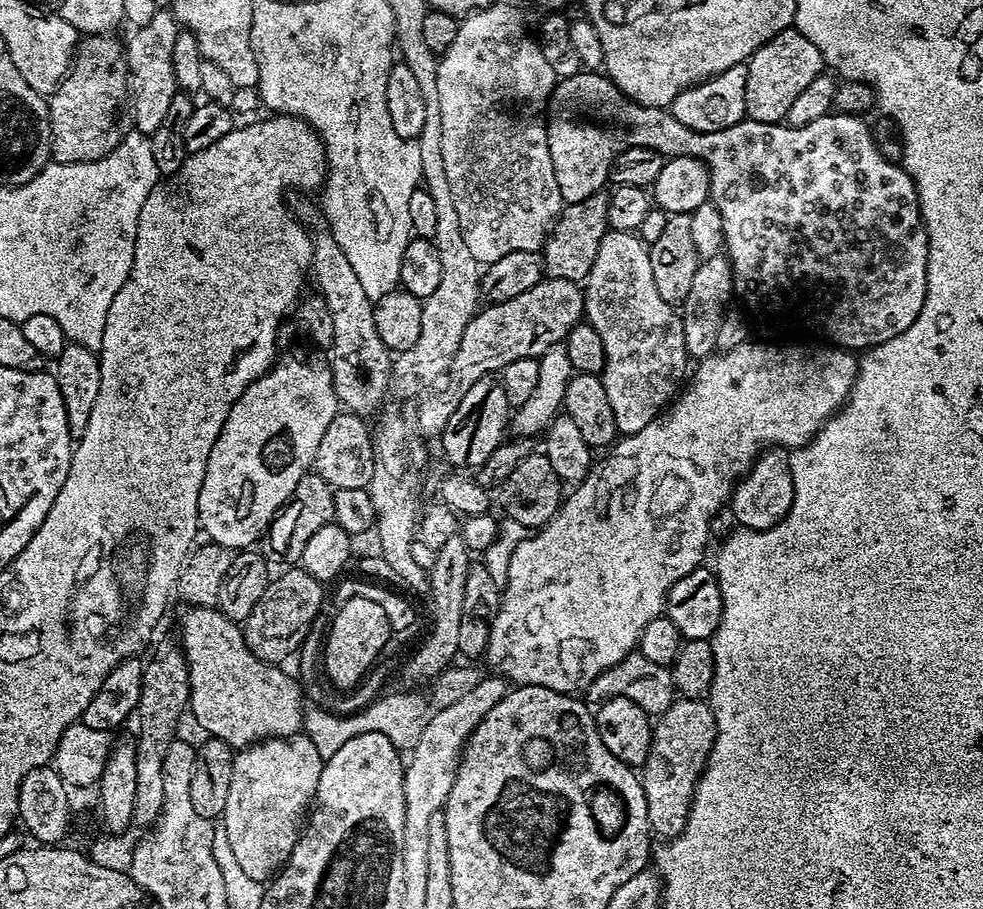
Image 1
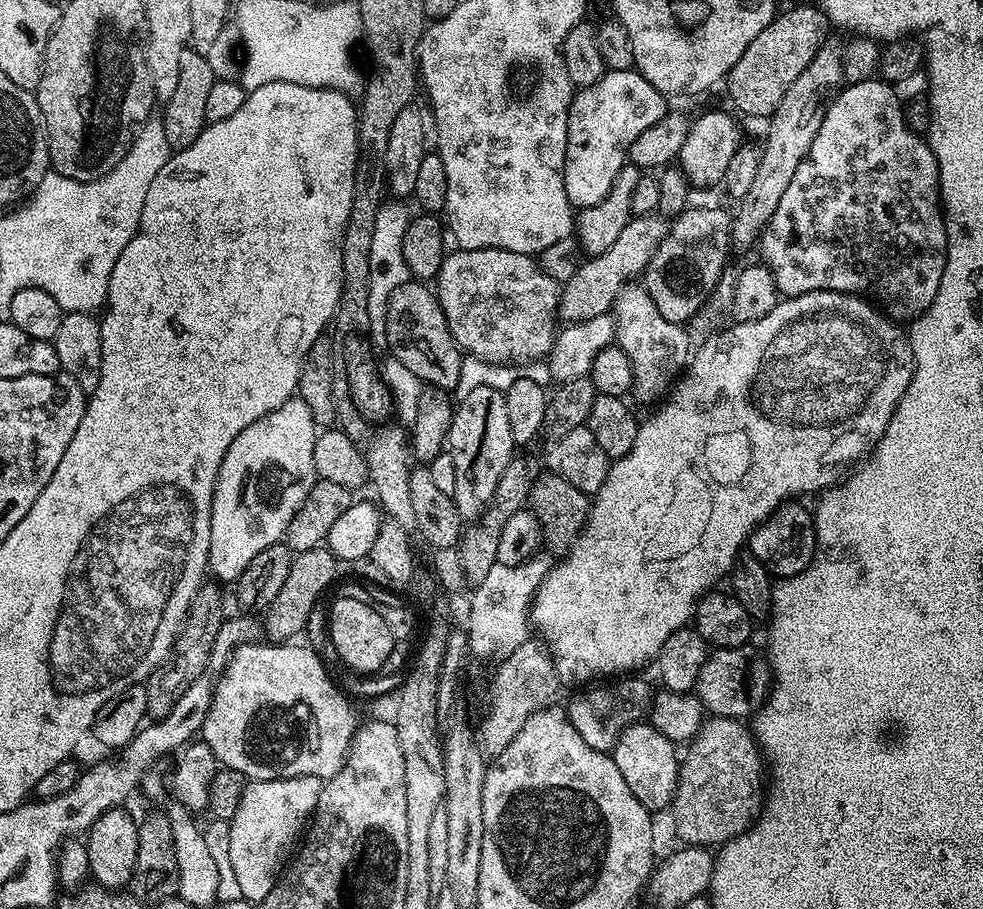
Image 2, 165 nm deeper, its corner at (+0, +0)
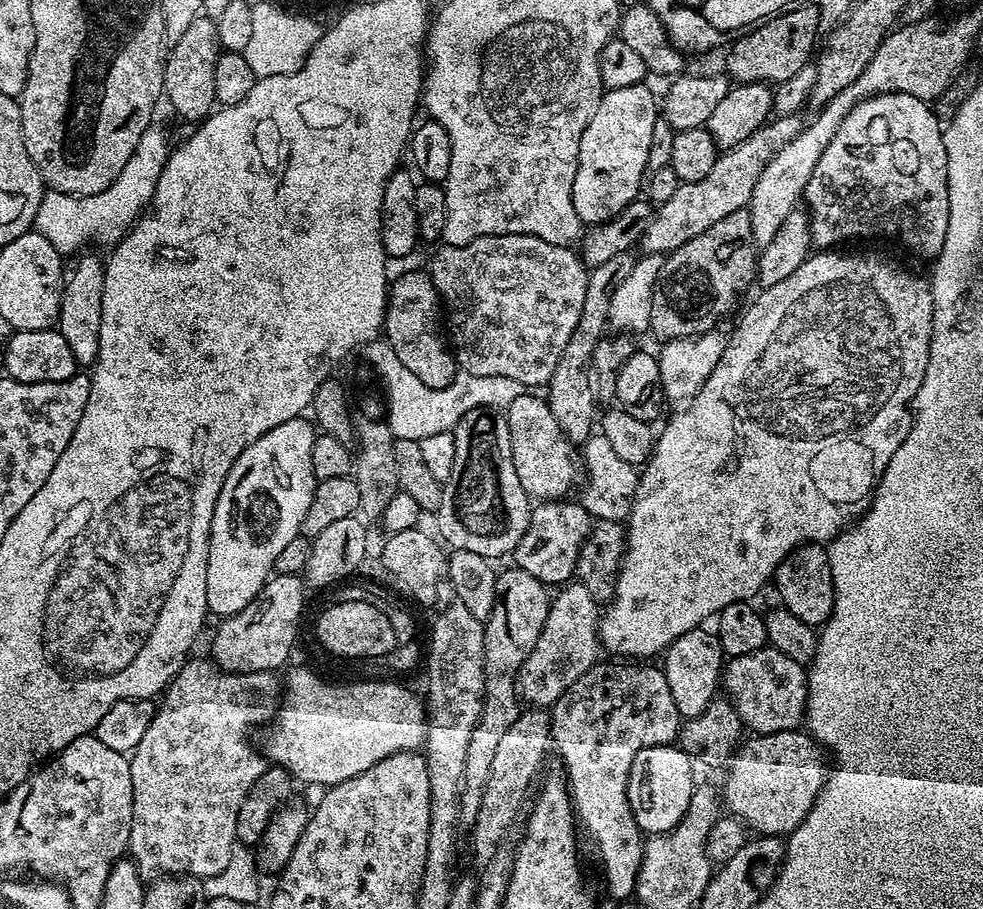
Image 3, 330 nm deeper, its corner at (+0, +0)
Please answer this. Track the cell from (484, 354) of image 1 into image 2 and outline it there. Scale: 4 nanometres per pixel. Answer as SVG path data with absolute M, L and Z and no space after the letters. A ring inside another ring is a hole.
M660 214L632 216L614 244L605 253L585 259L576 269L574 278L570 278L563 285L560 297L563 319L565 316L565 321L577 322L607 313L615 305L626 285L635 281L648 267L650 258L654 258L654 250L658 250L662 238L666 238L669 227L669 221Z

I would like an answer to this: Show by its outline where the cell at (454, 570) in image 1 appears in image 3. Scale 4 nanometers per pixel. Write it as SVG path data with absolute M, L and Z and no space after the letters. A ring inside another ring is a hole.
M619 252L610 258L610 262L602 262L602 266L591 269L586 282L586 298L582 301L582 314L578 317L578 326L574 326L574 334L570 334L570 342L562 349L562 358L558 358L558 366L554 366L554 374L546 385L546 399L554 418L564 431L571 444L582 446L593 435L594 425L598 420L598 396L590 379L594 346L605 339L610 314L610 300L614 290L625 281L630 274L634 256L632 252Z

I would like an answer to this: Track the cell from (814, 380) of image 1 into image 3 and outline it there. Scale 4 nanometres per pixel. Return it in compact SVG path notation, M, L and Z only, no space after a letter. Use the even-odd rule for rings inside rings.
M820 250L820 251L817 251L817 252L816 252L816 253L815 253L815 254L812 254L812 255L809 255L809 258L808 258L808 260L807 260L807 261L806 261L806 262L802 262L802 266L798 266L798 270L794 270L794 274L790 274L790 278L786 278L786 279L785 279L785 280L783 280L783 281L782 281L782 282L778 282L778 286L770 286L770 287L769 287L769 288L766 288L766 289L763 289L763 291L761 291L761 292L760 292L760 293L759 293L759 294L760 294L760 295L761 295L761 296L760 296L760 297L758 297L758 298L757 298L757 300L756 300L756 301L754 301L754 302L753 302L753 304L752 304L752 305L750 305L750 306L749 306L749 308L748 308L748 309L746 309L746 310L745 310L745 312L744 312L744 317L742 317L742 318L741 318L741 320L740 320L740 325L738 325L738 326L737 326L737 328L736 328L736 329L734 329L734 330L733 330L733 329L731 329L731 332L730 332L730 335L729 335L729 338L728 338L728 345L727 345L727 346L726 346L726 350L725 350L725 351L724 351L724 353L723 353L723 354L722 354L722 358L721 358L721 359L720 359L720 361L719 361L719 362L718 362L718 366L714 366L714 370L713 370L713 371L712 371L712 373L710 373L710 374L709 374L709 375L708 375L708 377L707 377L707 378L706 378L706 382L705 382L705 383L704 383L704 384L703 384L703 386L702 386L702 387L700 387L700 392L699 392L699 393L698 393L698 394L697 394L697 395L696 395L696 397L694 397L694 398L693 398L693 400L692 400L692 401L691 401L691 402L690 402L690 403L689 403L689 404L688 404L688 405L687 405L687 407L685 407L685 408L684 408L684 409L683 409L683 410L680 410L680 411L677 411L677 412L680 412L680 413L678 413L678 414L677 414L677 416L676 416L676 417L674 417L674 418L673 418L673 420L672 420L672 421L670 421L670 422L669 422L669 424L668 424L668 425L666 425L666 426L665 426L665 428L664 428L664 429L662 429L662 430L661 430L661 429L659 429L659 432L658 432L658 435L657 435L657 438L656 438L656 445L655 445L655 446L654 446L654 450L653 450L653 451L652 451L652 456L651 456L651 457L650 457L650 459L649 459L649 460L648 460L648 463L647 463L647 464L645 464L645 465L643 465L643 468L642 468L642 471L641 471L641 472L640 472L640 473L639 473L639 477L640 477L640 485L638 485L638 487L637 487L637 488L636 488L636 497L635 497L635 498L634 498L634 499L632 499L632 512L631 512L631 513L630 513L630 515L629 515L629 516L628 516L628 518L627 518L627 521L626 521L626 551L625 551L625 553L624 553L624 555L623 555L623 557L622 557L622 559L621 559L621 560L620 560L620 561L619 561L619 564L620 564L620 563L621 563L621 564L620 564L620 572L619 572L619 571L617 571L617 572L616 572L616 573L615 573L615 577L616 577L616 594L615 594L615 597L614 597L614 599L613 599L613 600L612 600L612 601L611 601L611 603L609 603L609 604L608 604L608 605L607 605L607 607L605 607L605 608L604 608L604 609L603 609L603 612L602 612L602 615L601 615L601 617L600 617L600 630L599 630L599 633L598 633L598 635L599 635L599 638L600 638L600 642L601 642L601 645L603 645L603 647L604 647L604 648L605 648L605 649L607 649L607 648L609 648L609 650L610 650L610 651L612 651L612 652L617 652L617 654L618 654L618 655L620 655L620 656L617 656L617 657L620 657L620 658L652 658L652 657L648 657L648 656L656 656L656 655L657 655L657 656L656 656L656 657L659 657L659 656L660 656L660 655L661 655L661 653L663 653L663 652L664 652L664 651L665 651L665 650L666 650L666 649L668 649L668 647L669 647L669 646L671 646L671 645L672 645L672 644L673 644L673 643L674 643L674 642L675 642L675 641L676 641L676 640L677 640L677 638L678 638L678 637L679 637L679 636L681 636L681 635L682 635L682 634L686 634L686 633L687 633L687 632L689 632L689 631L690 631L690 630L694 630L694 629L695 629L695 628L699 628L699 627L701 627L701 625L703 625L703 624L704 624L704 623L705 623L705 622L708 622L708 621L704 621L704 620L708 620L708 619L710 619L710 618L711 618L711 616L712 616L712 619L713 619L713 616L714 616L714 614L719 614L719 612L721 612L721 611L722 611L722 610L723 610L723 609L724 609L724 608L725 608L725 607L726 607L726 606L730 606L730 605L731 605L731 604L732 604L732 603L733 603L733 602L734 602L734 601L735 601L735 600L747 600L747 601L751 601L751 600L752 600L752 599L753 599L753 598L756 598L756 597L752 597L752 596L756 596L756 595L758 595L758 594L759 594L759 592L760 592L760 591L762 591L762 590L763 590L763 588L764 588L764 583L766 583L766 582L767 582L767 580L768 580L768 583L769 583L769 581L771 581L771 580L772 580L772 579L773 579L773 577L775 577L775 574L776 574L776 567L777 567L777 566L778 566L778 565L779 565L779 564L780 564L780 563L781 563L781 562L783 562L783 560L784 560L784 559L786 559L786 557L788 557L788 555L789 555L789 554L791 554L791 552L793 552L793 551L794 551L794 550L795 550L795 548L799 548L799 547L800 547L800 545L801 545L801 544L806 544L806 543L810 543L810 544L824 544L824 543L825 543L825 542L831 542L831 541L833 541L833 540L835 540L835 539L836 539L836 537L837 537L837 536L839 536L839 535L840 535L840 533L841 533L841 532L843 532L843 531L844 531L844 529L845 529L845 528L847 528L847 527L849 527L849 526L851 526L851 525L853 525L853 524L855 524L855 523L856 523L856 521L857 521L857 520L859 520L859 519L860 519L860 517L861 517L861 516L863 516L863 515L864 515L864 513L865 513L865 512L867 512L867 510L868 510L868 507L869 507L869 506L870 506L870 505L871 505L871 504L872 504L872 498L873 498L873 496L875 496L875 495L876 495L876 488L877 488L877 487L878 487L878 485L879 485L879 484L880 484L880 479L881 479L881 478L882 478L882 474L883 474L883 473L884 473L884 471L885 471L885 470L886 470L886 466L890 466L890 458L894 458L894 450L898 450L898 446L902 446L902 442L903 442L903 441L904 441L904 440L905 440L905 438L906 438L906 437L908 437L908 435L909 435L909 434L910 434L910 426L911 426L911 425L912 425L912 413L913 413L913 411L914 411L914 408L913 408L913 404L914 404L914 401L915 401L915 398L916 398L916 395L917 395L917 394L918 394L918 386L922 386L922 378L923 378L923 377L924 377L924 375L925 375L925 374L926 374L926 362L927 362L927 361L928 361L928 355L929 355L929 354L930 354L930 338L931 338L931 337L932 337L932 323L933 323L933 322L934 322L934 302L933 302L933 301L932 301L932 286L931 286L931 283L929 283L929 281L928 281L928 280L927 280L927 279L925 279L925 277L924 277L924 280L923 280L923 278L922 278L922 277L920 277L920 276L915 276L915 274L914 274L914 273L912 273L912 272L903 272L903 270L902 270L902 269L900 269L900 268L895 268L895 266L894 266L894 265L892 265L892 264L891 264L891 262L890 262L890 261L888 261L888 260L867 260L867 258L866 258L866 257L864 257L864 256L847 256L847 254L846 254L846 253L844 253L844 252L840 252L840 251L844 251L844 250Z

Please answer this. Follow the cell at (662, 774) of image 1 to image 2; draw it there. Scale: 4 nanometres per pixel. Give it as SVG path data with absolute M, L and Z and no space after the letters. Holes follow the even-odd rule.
M709 715L707 719L705 719L701 728L697 730L696 736L691 739L686 749L688 749L688 753L686 753L685 756L683 753L682 759L680 760L680 773L676 779L676 794L672 797L670 805L672 820L676 823L676 832L681 836L681 841L683 841L685 845L719 846L725 844L726 841L732 840L738 834L742 834L748 828L751 828L765 807L766 780L764 784L764 772L766 776L766 760L762 755L762 749L760 745L756 743L755 735L747 723L741 722L739 719L714 715Z

